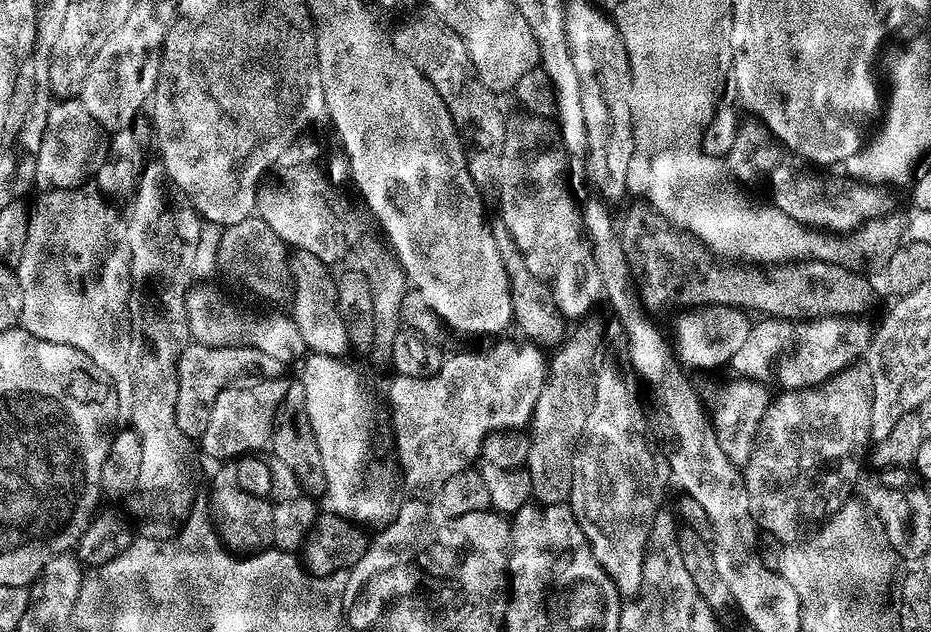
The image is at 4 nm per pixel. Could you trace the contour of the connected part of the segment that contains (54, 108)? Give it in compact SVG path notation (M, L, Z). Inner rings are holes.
M74 100L53 103L48 110L45 133L42 134L42 143L39 146L38 162L36 163L37 177L46 181L49 187L56 190L72 190L79 187L84 180L89 180L99 168L105 165L106 148L102 145L101 131L92 119L85 114L85 110Z

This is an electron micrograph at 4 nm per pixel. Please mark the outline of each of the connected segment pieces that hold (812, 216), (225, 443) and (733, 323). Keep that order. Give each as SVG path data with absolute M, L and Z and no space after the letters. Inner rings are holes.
M776 162L773 163L767 176L768 188L772 191L770 197L772 207L782 210L782 214L794 218L799 224L819 226L824 230L829 230L828 228L856 230L865 222L881 219L890 212L890 207L888 208L890 202L883 193L885 191L876 186L852 182L844 192L843 204L828 193L827 182L816 172L807 172L806 169L795 168L792 164Z
M260 378L257 384L248 384L245 388L221 388L208 410L206 430L200 435L198 447L212 460L231 461L252 454L252 434L288 432L290 410L294 404L284 404L282 394L293 394L288 388L288 378ZM276 422L282 426L274 426Z
M706 304L703 306L692 306L684 312L672 324L670 340L674 345L677 360L681 365L689 368L720 368L731 361L733 354L742 346L750 327L750 320L747 315L739 308L728 308L725 304Z

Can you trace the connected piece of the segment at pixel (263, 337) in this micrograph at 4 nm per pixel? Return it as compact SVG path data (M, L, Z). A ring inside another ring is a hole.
M200 282L187 289L183 299L184 315L186 317L186 332L189 332L191 339L198 344L205 344L210 348L257 348L261 357L269 356L275 360L291 362L292 359L303 357L306 349L302 342L302 334L298 334L296 323L292 321L291 315L280 312L260 312L255 316L252 312L247 312L244 308L239 308L232 300L227 300L216 288L211 288L211 283Z

